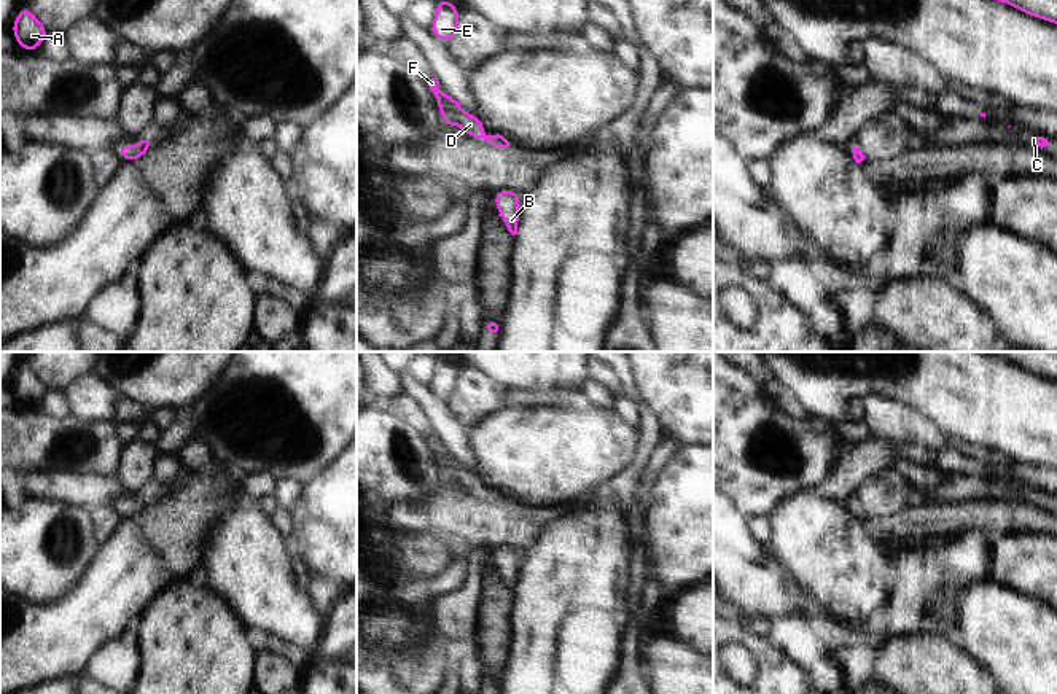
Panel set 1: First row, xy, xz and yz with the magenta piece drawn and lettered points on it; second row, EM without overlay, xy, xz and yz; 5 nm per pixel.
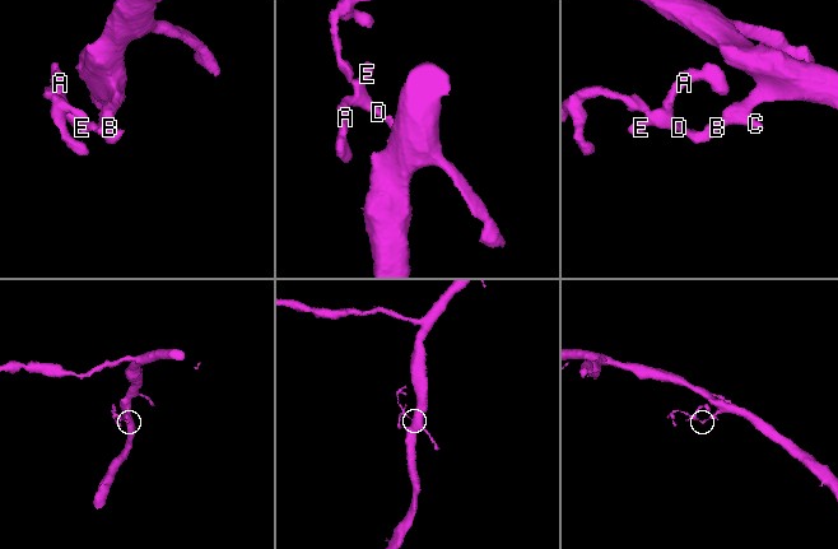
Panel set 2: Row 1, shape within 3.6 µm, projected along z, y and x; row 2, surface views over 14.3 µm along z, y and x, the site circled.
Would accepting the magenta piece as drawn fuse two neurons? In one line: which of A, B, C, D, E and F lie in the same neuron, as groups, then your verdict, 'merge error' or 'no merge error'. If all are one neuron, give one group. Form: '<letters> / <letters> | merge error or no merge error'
A B C D E F | no merge error

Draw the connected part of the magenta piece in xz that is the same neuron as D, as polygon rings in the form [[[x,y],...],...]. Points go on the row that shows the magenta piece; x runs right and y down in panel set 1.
[[[436,78],[427,80],[427,83],[436,97],[444,126],[462,126],[463,132],[470,137],[484,138],[490,145],[500,148],[509,146],[509,142],[500,134],[486,135],[482,119],[479,116],[468,115],[454,97],[450,97],[447,92],[441,92],[438,89],[439,81]]]

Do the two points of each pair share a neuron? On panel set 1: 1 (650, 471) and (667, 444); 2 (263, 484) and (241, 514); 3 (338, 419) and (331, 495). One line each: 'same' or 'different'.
1: same
2: different
3: different

